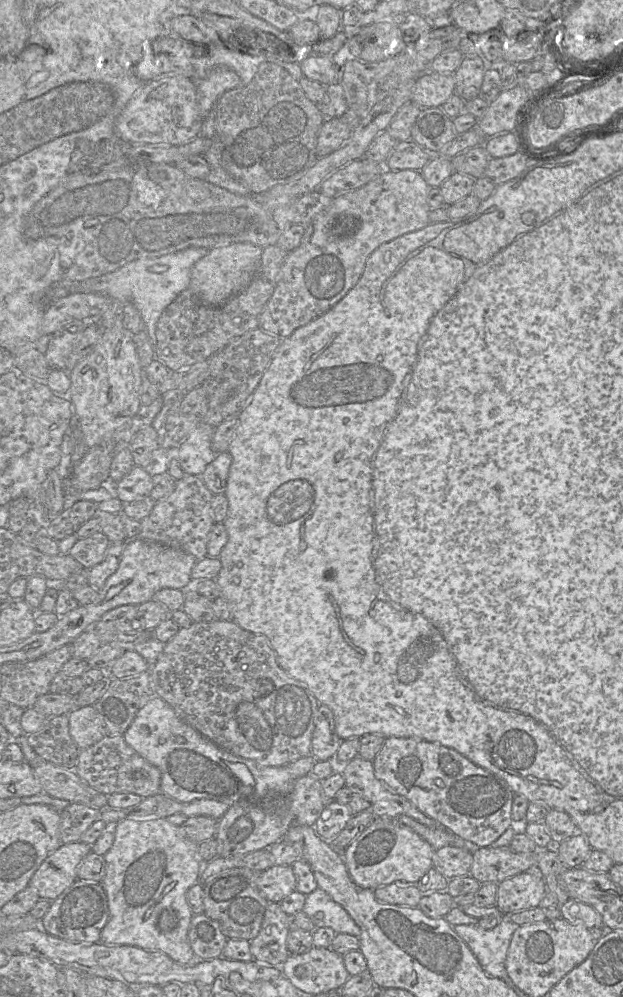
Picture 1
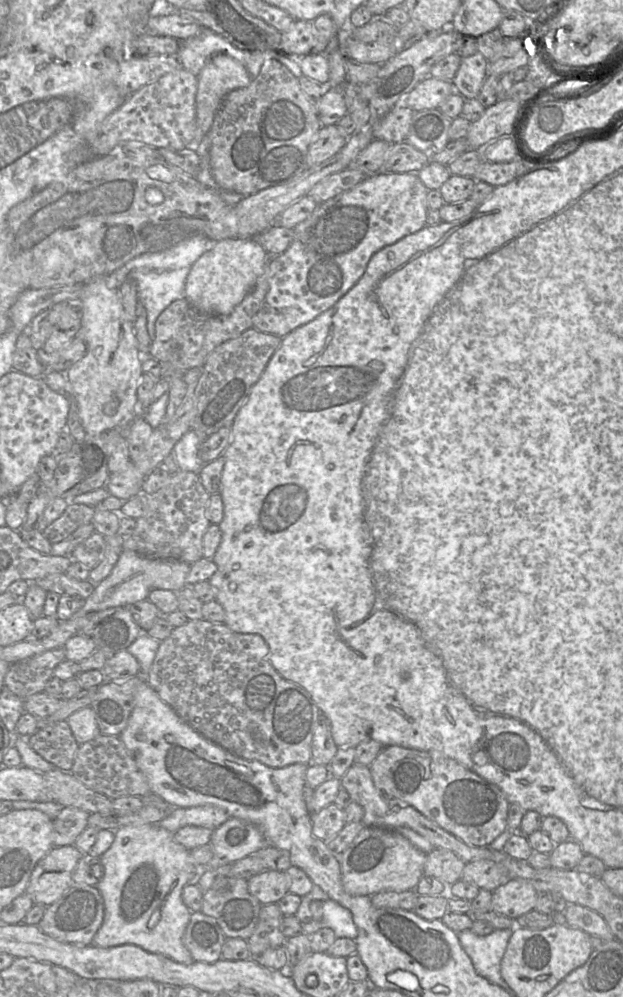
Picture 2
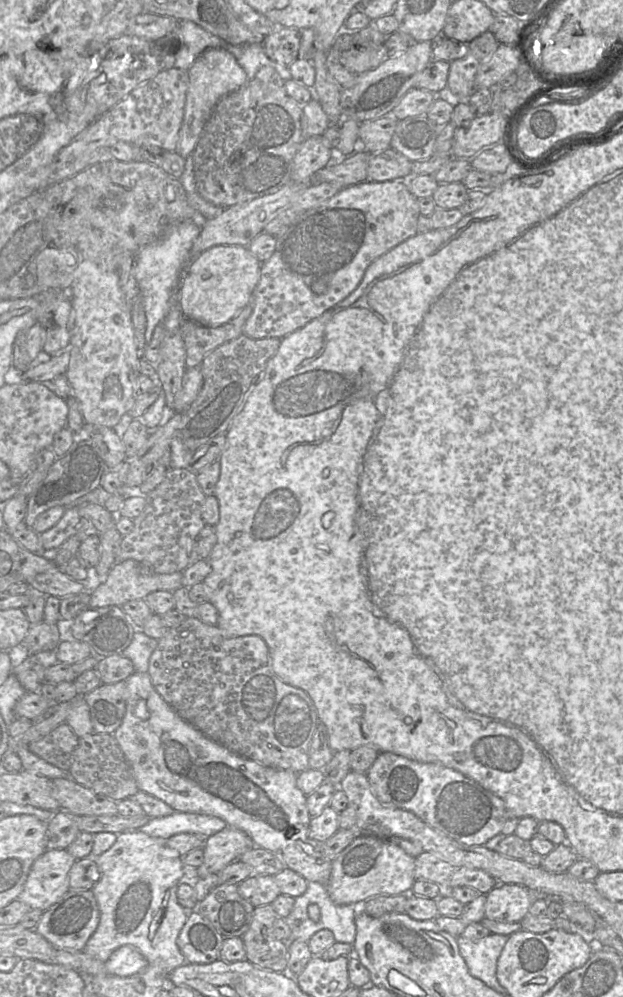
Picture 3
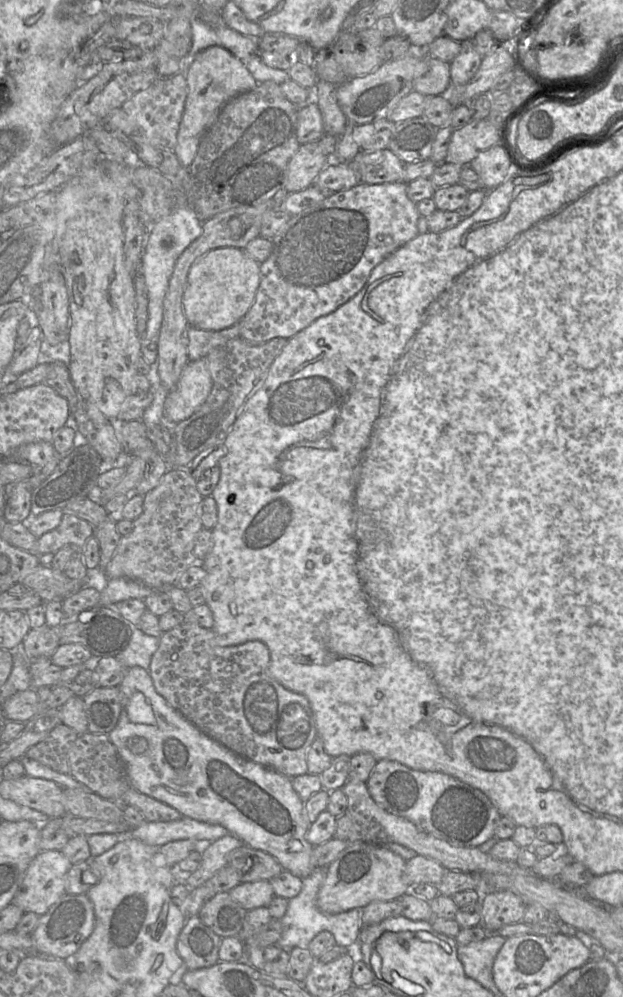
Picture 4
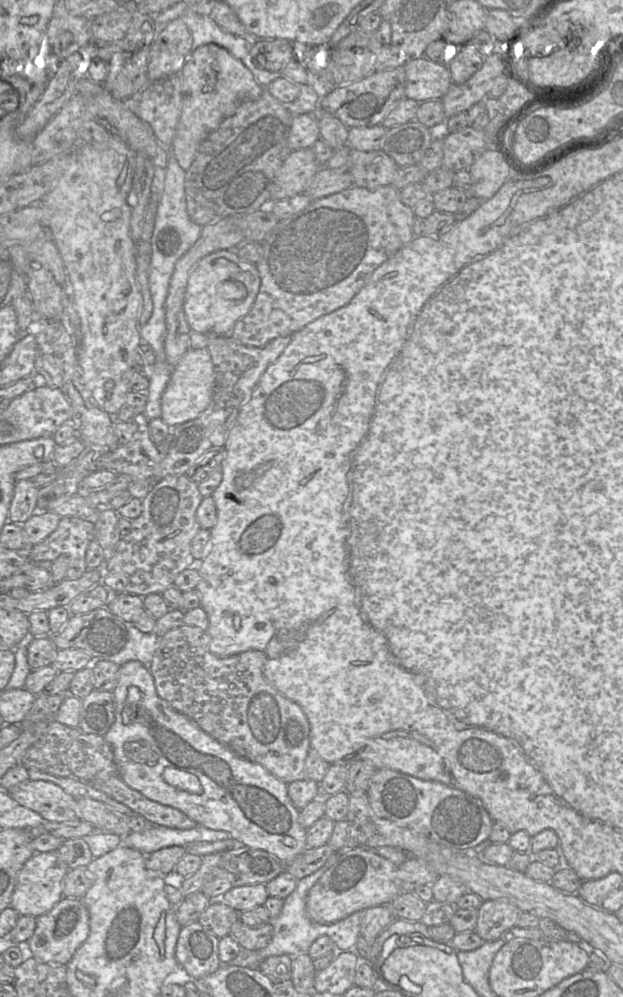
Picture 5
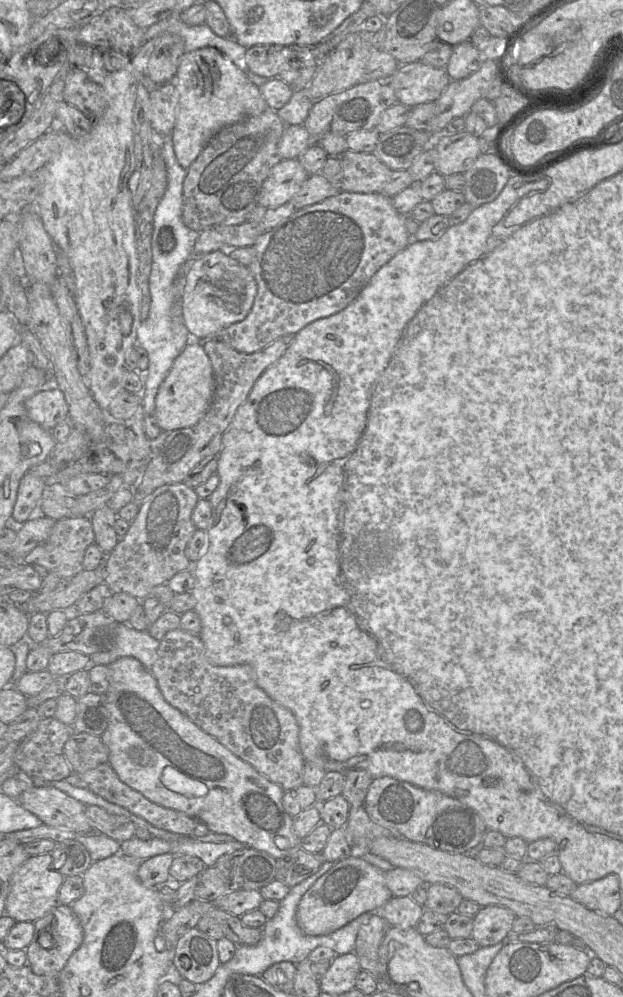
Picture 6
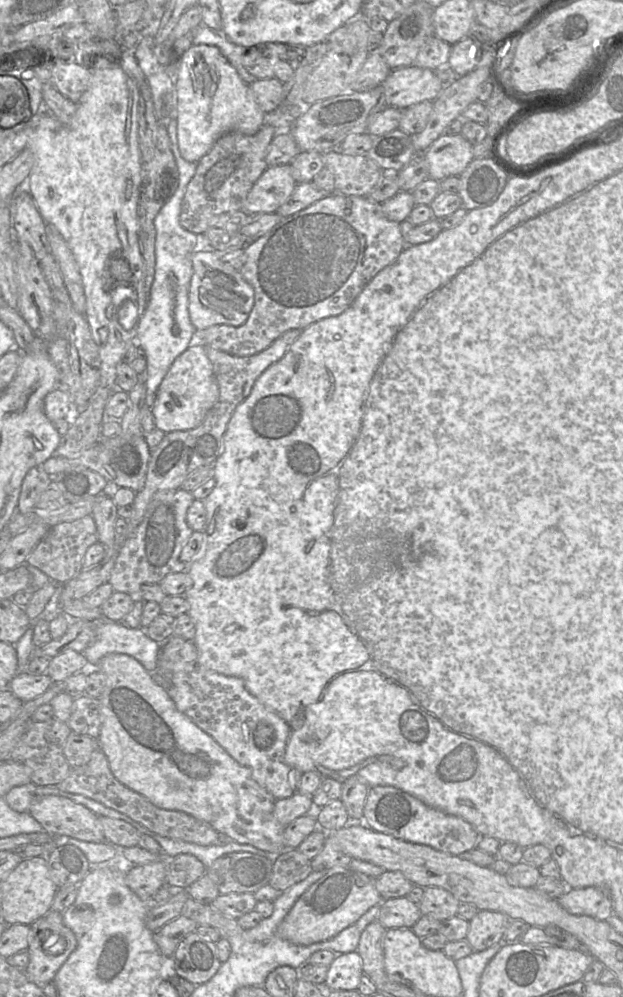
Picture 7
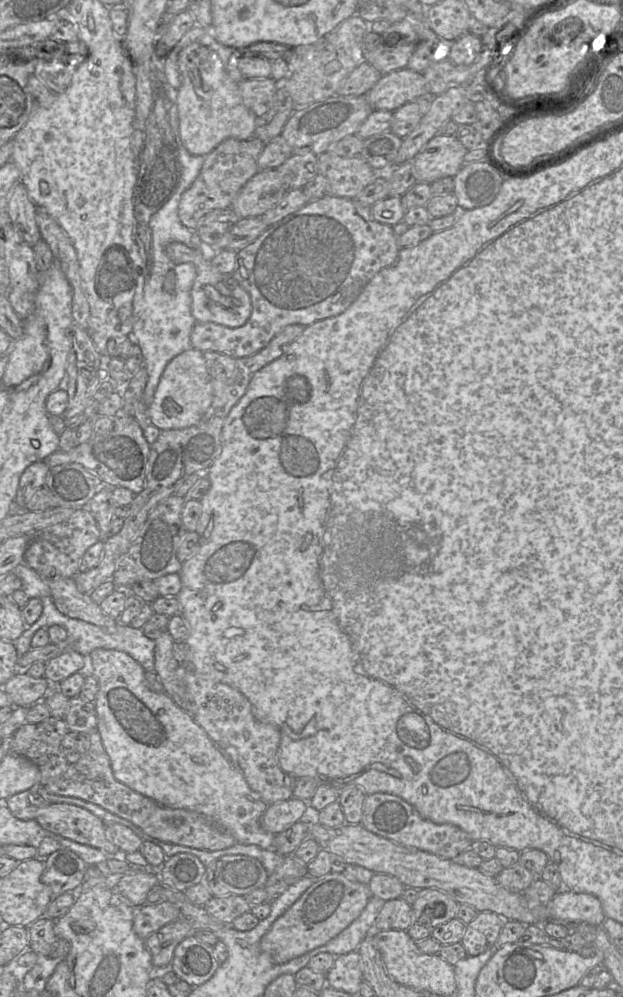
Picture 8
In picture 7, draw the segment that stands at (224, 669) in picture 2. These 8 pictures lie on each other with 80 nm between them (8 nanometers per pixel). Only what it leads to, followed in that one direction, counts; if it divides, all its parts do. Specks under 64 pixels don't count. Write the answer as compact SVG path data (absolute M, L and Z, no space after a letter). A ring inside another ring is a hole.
M176 635L161 644L158 666L152 674L177 709L210 735L239 764L248 767L252 778L275 800L297 793L303 773L285 761L290 727L278 714L253 696L241 678L203 668L193 641Z

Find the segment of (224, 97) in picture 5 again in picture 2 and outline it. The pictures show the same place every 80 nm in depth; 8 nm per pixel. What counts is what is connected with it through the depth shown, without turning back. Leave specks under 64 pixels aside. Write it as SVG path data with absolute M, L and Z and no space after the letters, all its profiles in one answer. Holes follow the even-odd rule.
M226 54L212 56L197 75L196 133L189 147L196 150L203 136L209 132L217 109L231 91L246 87L251 78L247 69Z

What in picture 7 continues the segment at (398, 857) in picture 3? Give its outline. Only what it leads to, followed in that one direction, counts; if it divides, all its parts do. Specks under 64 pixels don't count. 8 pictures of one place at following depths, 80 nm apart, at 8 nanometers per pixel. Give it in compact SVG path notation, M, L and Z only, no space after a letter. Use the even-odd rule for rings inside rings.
M333 867L316 882L314 882L295 902L292 909L284 917L277 928L277 934L296 945L308 946L328 940L345 928L355 923L371 907L383 901L375 887L375 878L347 867Z

